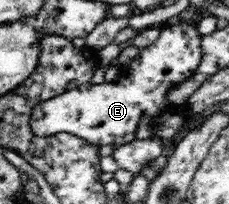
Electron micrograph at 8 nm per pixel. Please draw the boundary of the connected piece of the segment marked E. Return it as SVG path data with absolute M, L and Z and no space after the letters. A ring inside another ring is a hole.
M175 19L161 26L160 30L154 43L141 48L130 63L119 66L120 74L115 83L93 85L89 82L67 94L35 105L31 113L32 131L38 136L66 131L92 146L100 148L114 145L117 148L136 139L138 125L142 117L146 117L151 119L150 127L155 135L153 138L164 141L164 137L157 135L155 119L166 114L186 116L190 113L188 109L184 110L188 97L180 103L174 103L169 100L169 95L172 90L196 79L202 67L204 50L200 45L201 36L191 23L180 23Z

